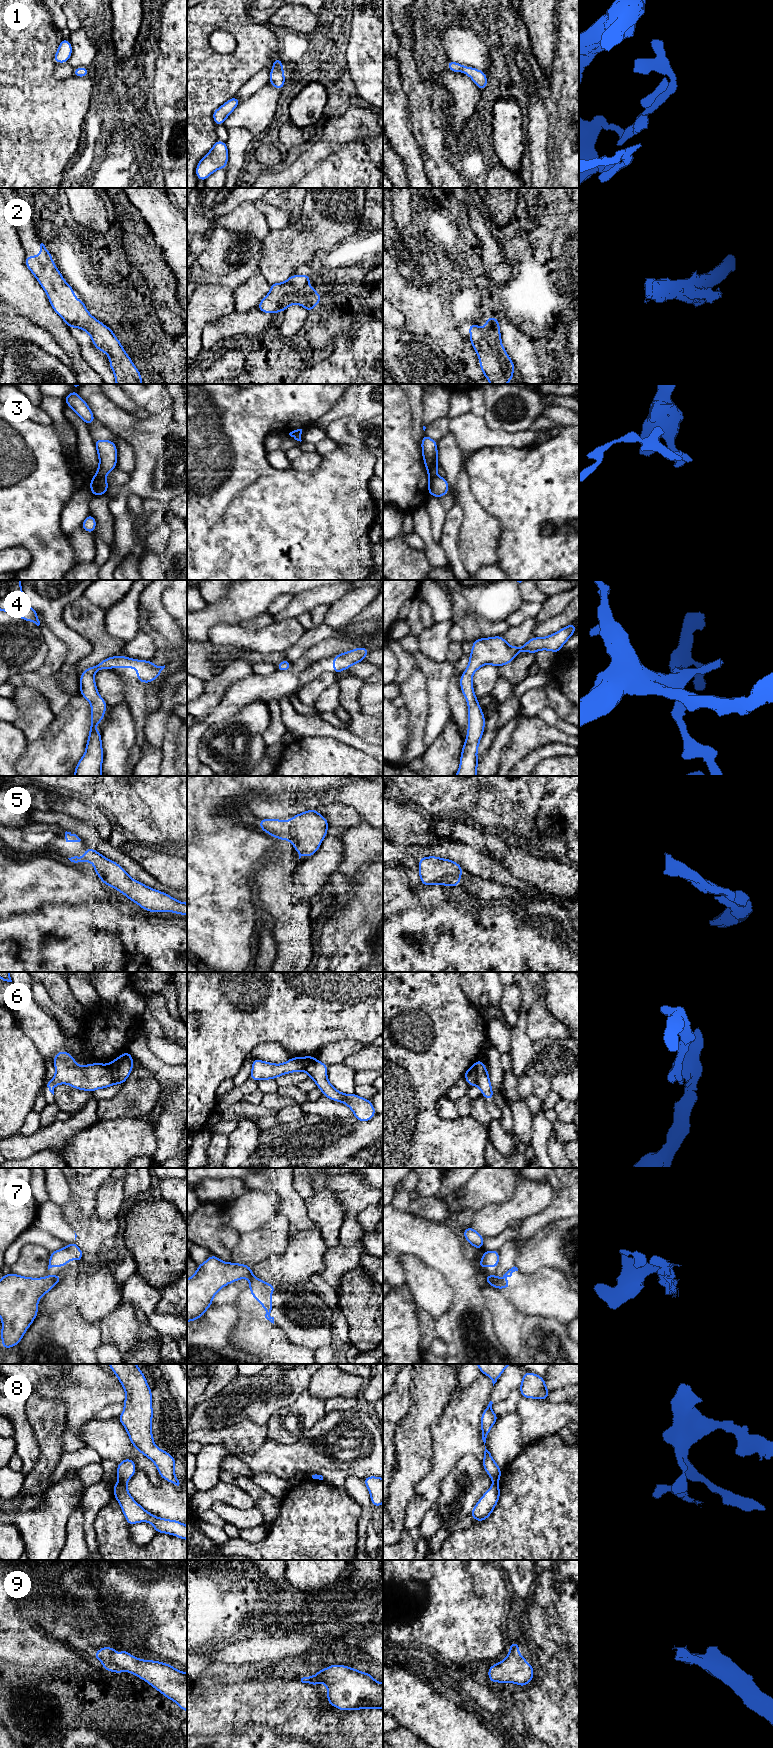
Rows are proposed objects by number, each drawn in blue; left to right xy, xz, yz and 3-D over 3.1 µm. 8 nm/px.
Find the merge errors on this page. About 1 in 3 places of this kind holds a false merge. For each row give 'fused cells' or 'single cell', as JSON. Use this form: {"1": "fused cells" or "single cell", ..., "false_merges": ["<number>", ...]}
{"1": "single cell", "2": "single cell", "3": "fused cells", "4": "single cell", "5": "single cell", "6": "fused cells", "7": "fused cells", "8": "fused cells", "9": "single cell", "false_merges": ["3", "6", "7", "8"]}

